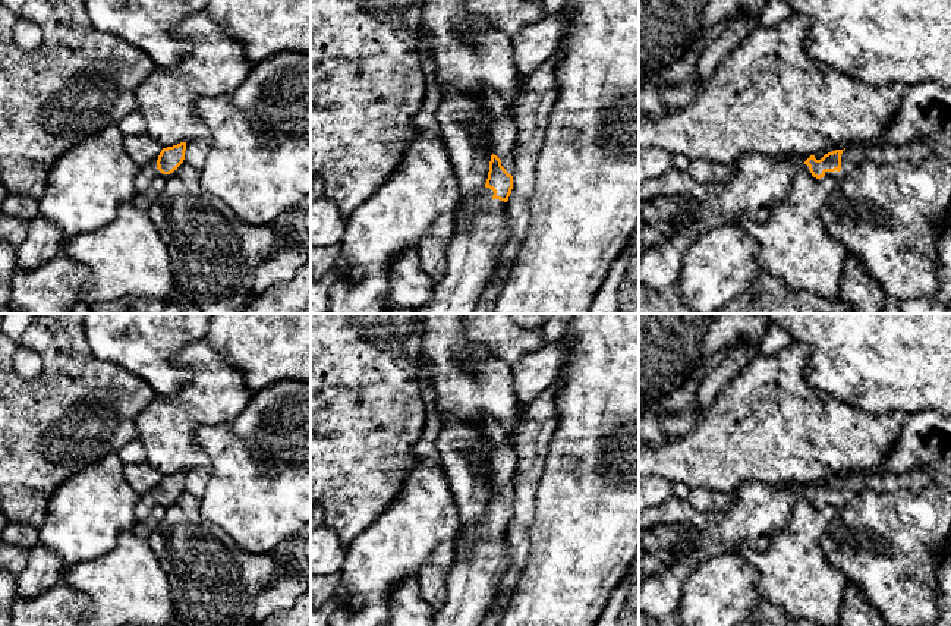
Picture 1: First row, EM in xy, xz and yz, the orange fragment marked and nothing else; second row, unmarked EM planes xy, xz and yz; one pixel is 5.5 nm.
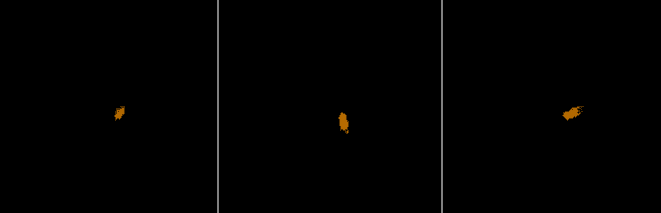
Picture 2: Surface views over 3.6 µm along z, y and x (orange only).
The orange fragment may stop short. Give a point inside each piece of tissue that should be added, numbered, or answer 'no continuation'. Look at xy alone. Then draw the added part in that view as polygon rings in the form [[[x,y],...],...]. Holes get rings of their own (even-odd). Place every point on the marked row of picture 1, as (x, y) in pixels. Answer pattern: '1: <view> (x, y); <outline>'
no continuation

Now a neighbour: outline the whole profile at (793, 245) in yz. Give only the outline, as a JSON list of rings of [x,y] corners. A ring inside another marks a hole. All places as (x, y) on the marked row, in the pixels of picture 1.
[[[809,167],[794,172],[787,198],[763,223],[739,220],[736,226],[758,245],[758,262],[796,290],[838,299],[847,252],[822,226],[819,210],[837,186],[837,173],[816,179]]]

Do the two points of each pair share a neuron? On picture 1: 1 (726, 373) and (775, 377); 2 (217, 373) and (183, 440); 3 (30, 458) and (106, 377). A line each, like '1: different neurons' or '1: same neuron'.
1: different neurons
2: same neuron
3: same neuron

